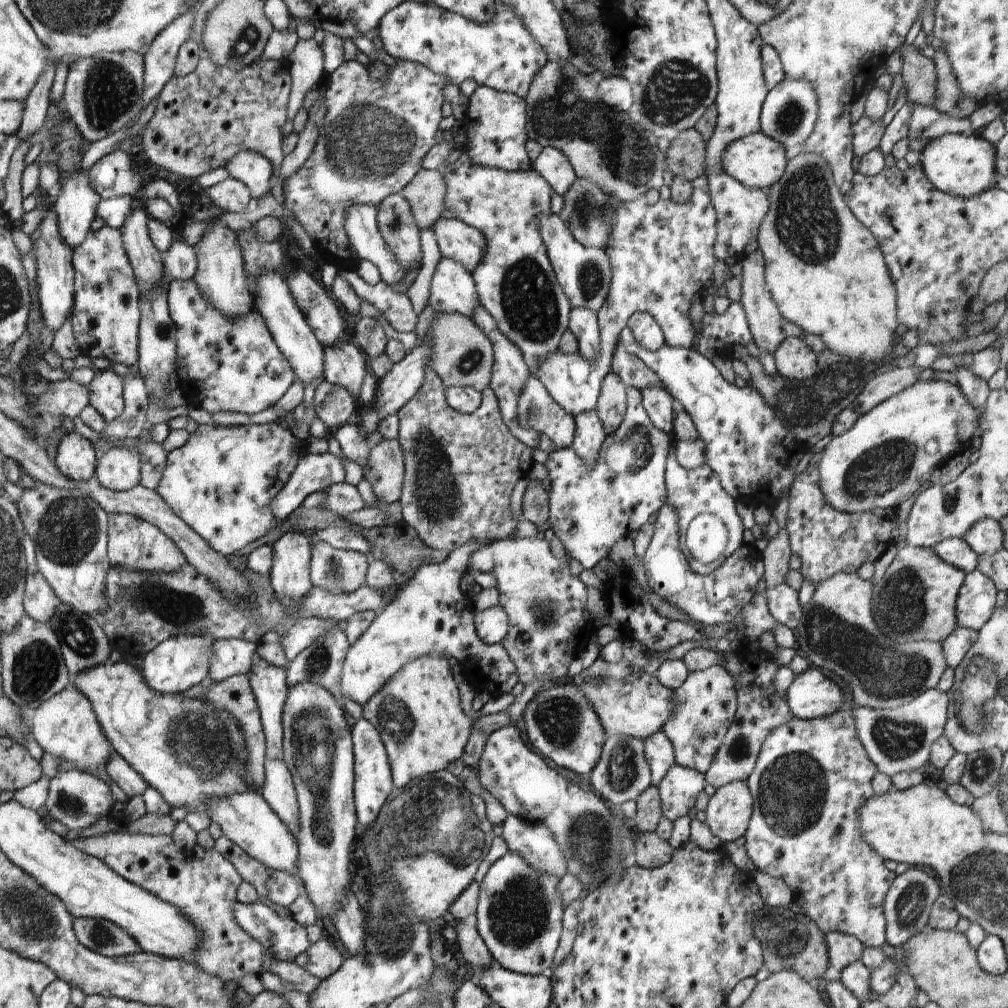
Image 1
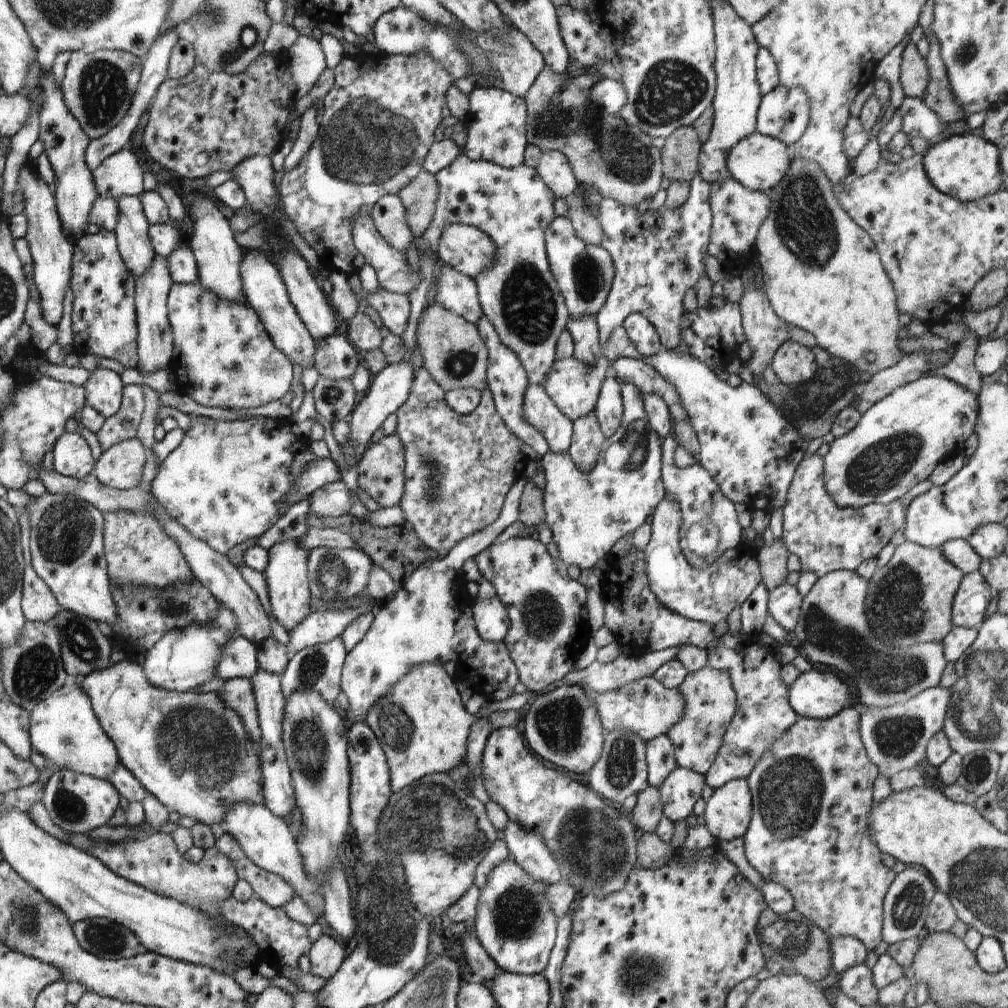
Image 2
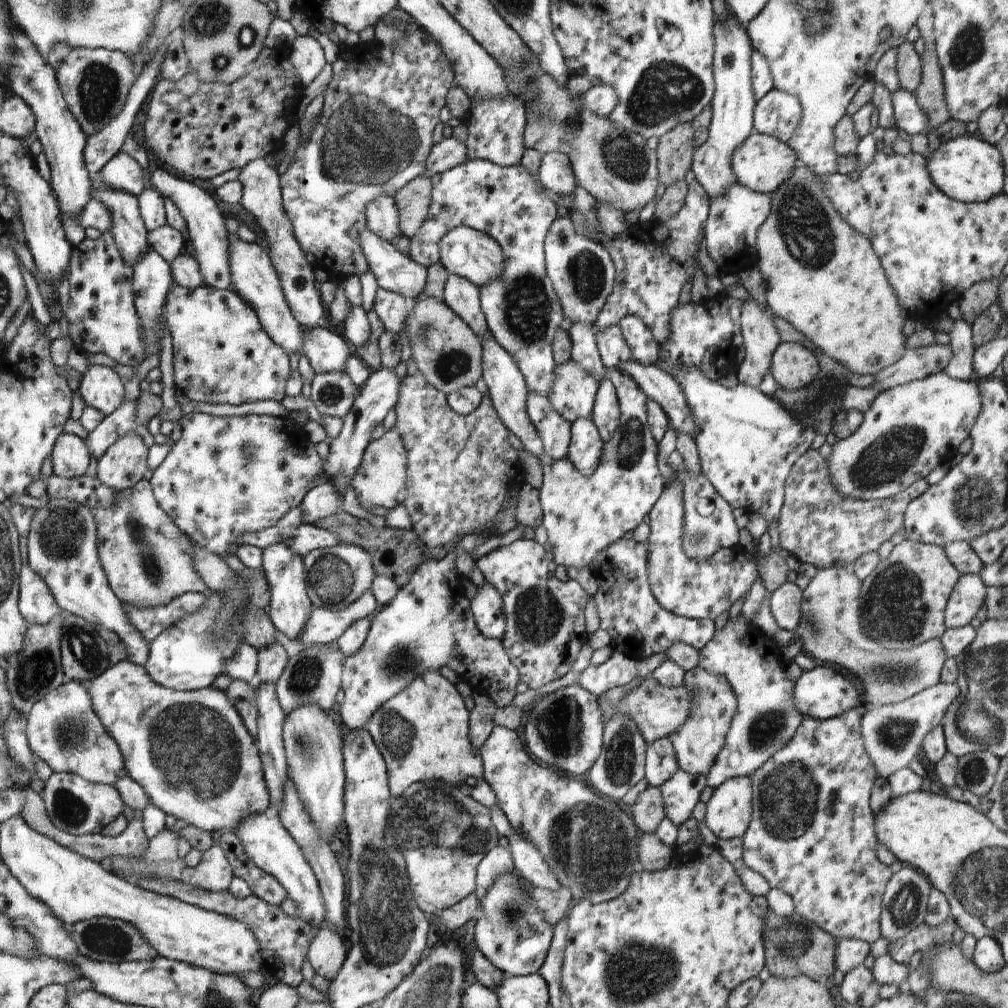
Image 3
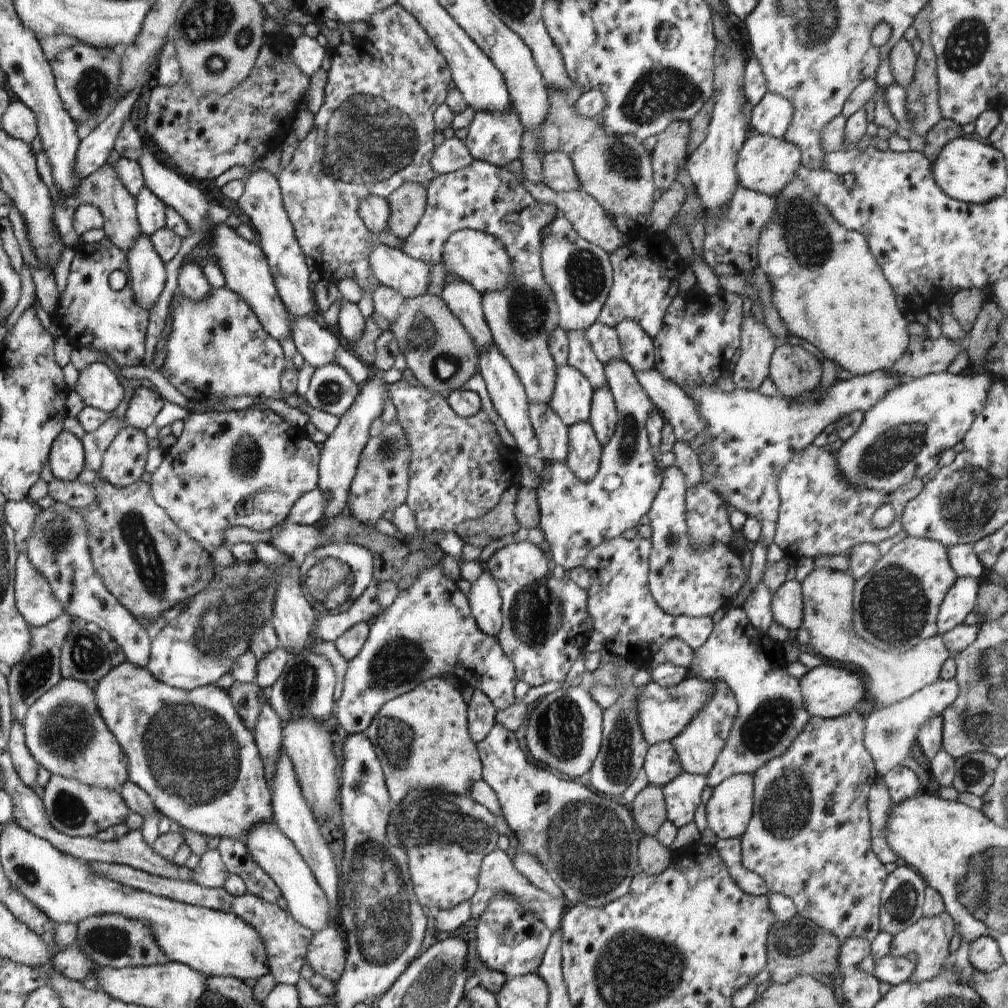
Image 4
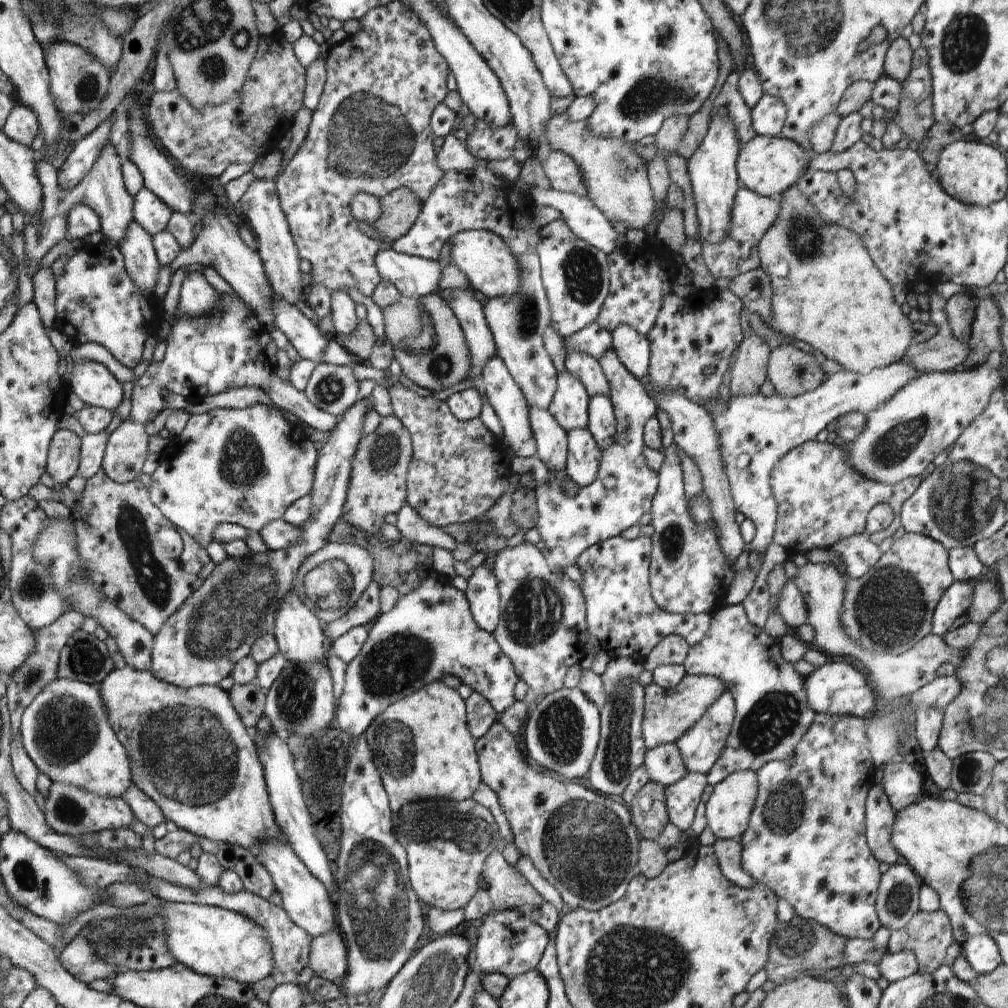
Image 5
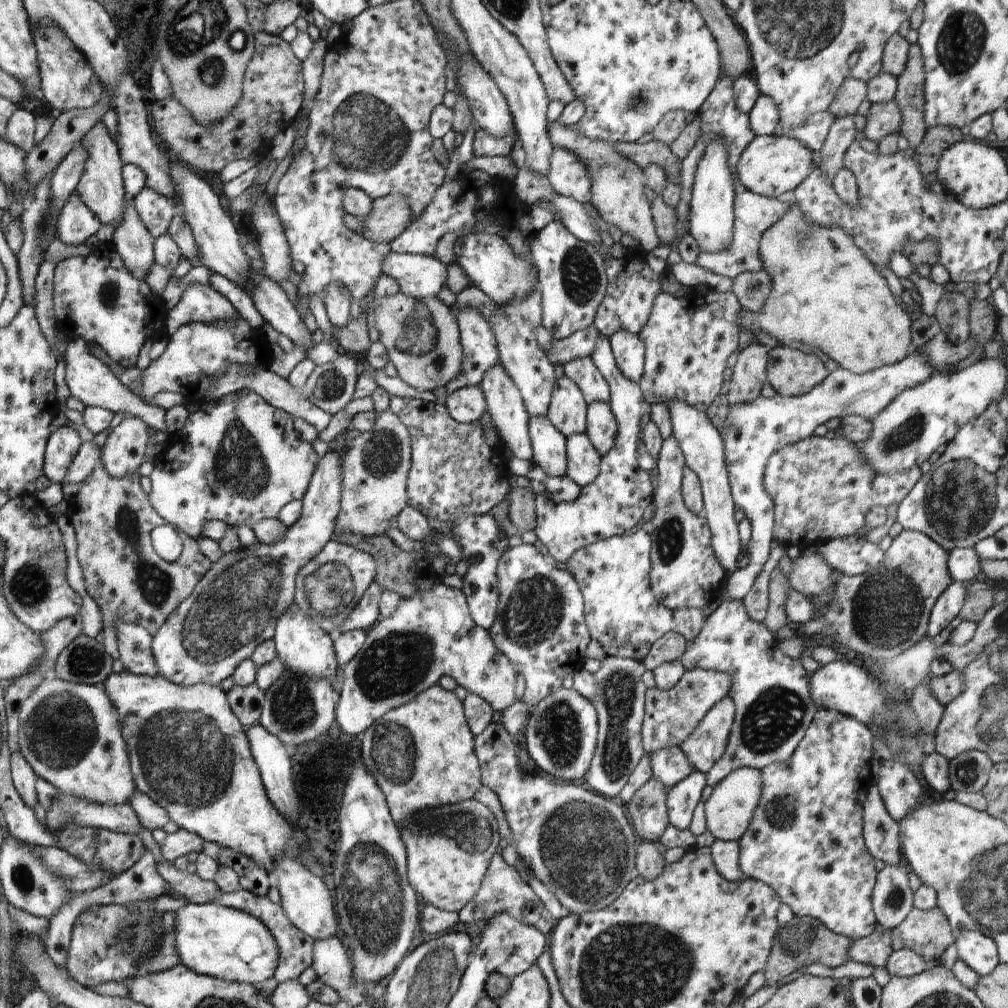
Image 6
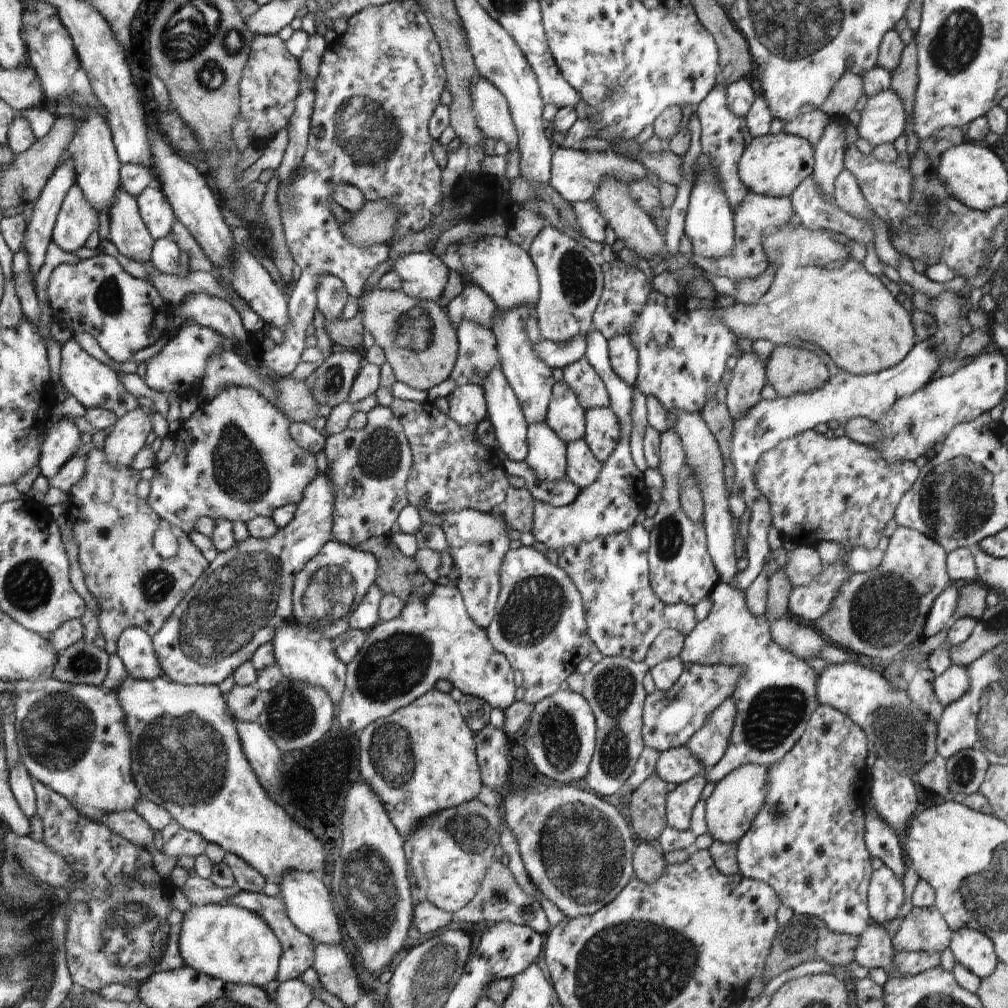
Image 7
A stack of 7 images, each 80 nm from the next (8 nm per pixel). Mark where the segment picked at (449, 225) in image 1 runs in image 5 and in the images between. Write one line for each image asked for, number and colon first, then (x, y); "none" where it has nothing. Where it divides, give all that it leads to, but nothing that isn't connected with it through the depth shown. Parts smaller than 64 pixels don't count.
2: (471, 251)
3: (478, 257)
4: (476, 257)
5: (488, 264)

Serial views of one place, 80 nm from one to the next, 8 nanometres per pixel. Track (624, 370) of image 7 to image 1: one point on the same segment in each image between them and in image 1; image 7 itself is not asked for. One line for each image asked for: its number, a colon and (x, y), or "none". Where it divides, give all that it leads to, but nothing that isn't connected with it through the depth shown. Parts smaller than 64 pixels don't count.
1: (647, 331)
2: (642, 332)
3: (645, 349)
4: (639, 350)
5: (633, 348)
6: (630, 353)

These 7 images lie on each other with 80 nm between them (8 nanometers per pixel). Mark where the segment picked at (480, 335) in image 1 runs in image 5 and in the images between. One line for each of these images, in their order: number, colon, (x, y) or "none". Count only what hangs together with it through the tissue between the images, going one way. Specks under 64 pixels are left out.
2: (451, 349)
3: (448, 354)
4: (439, 352)
5: (429, 343)

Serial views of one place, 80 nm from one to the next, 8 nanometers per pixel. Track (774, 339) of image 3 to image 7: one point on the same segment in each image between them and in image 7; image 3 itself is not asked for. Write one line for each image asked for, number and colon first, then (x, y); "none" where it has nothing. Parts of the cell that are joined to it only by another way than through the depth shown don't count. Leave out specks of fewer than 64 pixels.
4: (752, 367)
5: (749, 372)
6: (750, 365)
7: (748, 371)

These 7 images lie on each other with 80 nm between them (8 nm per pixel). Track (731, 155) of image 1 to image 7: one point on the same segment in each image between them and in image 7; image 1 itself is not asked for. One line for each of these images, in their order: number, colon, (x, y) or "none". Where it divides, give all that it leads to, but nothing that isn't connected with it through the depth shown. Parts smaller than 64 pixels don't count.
2: (759, 162)
3: (763, 162)
4: (766, 164)
5: (768, 166)
6: (773, 166)
7: (773, 165)

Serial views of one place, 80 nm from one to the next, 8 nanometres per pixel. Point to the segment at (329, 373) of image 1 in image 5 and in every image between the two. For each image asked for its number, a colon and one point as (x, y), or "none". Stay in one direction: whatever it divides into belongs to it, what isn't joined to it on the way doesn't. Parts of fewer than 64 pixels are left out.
2: (336, 358)
3: (326, 351)
4: (318, 346)
5: (304, 335)

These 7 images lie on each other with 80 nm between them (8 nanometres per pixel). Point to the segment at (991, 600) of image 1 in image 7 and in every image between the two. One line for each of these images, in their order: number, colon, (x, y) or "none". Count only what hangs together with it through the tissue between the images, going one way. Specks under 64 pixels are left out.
2: (970, 601)
3: (966, 598)
4: (961, 599)
5: (955, 601)
6: (951, 601)
7: (938, 617)

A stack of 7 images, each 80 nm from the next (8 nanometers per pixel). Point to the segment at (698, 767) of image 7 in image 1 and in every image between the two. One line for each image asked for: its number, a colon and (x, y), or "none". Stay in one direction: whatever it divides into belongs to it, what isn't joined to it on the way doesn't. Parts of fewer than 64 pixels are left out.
1: (659, 751)
2: (660, 754)
3: (661, 763)
4: (662, 765)
5: (664, 764)
6: (670, 765)

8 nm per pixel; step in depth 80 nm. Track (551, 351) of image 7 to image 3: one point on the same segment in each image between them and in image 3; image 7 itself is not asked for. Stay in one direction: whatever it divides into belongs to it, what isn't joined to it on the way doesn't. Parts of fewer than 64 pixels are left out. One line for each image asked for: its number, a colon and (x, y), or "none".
3: (613, 349)
4: (604, 340)
5: (594, 339)
6: (582, 344)

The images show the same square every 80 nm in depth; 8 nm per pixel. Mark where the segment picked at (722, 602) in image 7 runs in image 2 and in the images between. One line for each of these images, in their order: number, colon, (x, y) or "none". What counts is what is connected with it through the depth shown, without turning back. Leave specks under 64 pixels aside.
2: (764, 713)
3: (766, 719)
4: (771, 713)
5: (772, 714)
6: (773, 706)

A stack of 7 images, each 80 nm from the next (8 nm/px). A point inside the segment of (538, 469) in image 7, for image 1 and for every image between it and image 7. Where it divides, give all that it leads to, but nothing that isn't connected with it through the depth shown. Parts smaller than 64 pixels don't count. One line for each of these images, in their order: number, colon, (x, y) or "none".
1: (537, 408)
2: (539, 409)
3: (555, 432)
4: (554, 436)
5: (551, 438)
6: (549, 445)

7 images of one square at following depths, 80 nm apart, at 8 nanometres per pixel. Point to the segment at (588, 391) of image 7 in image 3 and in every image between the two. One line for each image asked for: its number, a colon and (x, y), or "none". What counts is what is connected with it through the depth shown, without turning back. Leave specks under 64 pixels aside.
3: (584, 349)
4: (581, 356)
5: (582, 365)
6: (583, 371)

